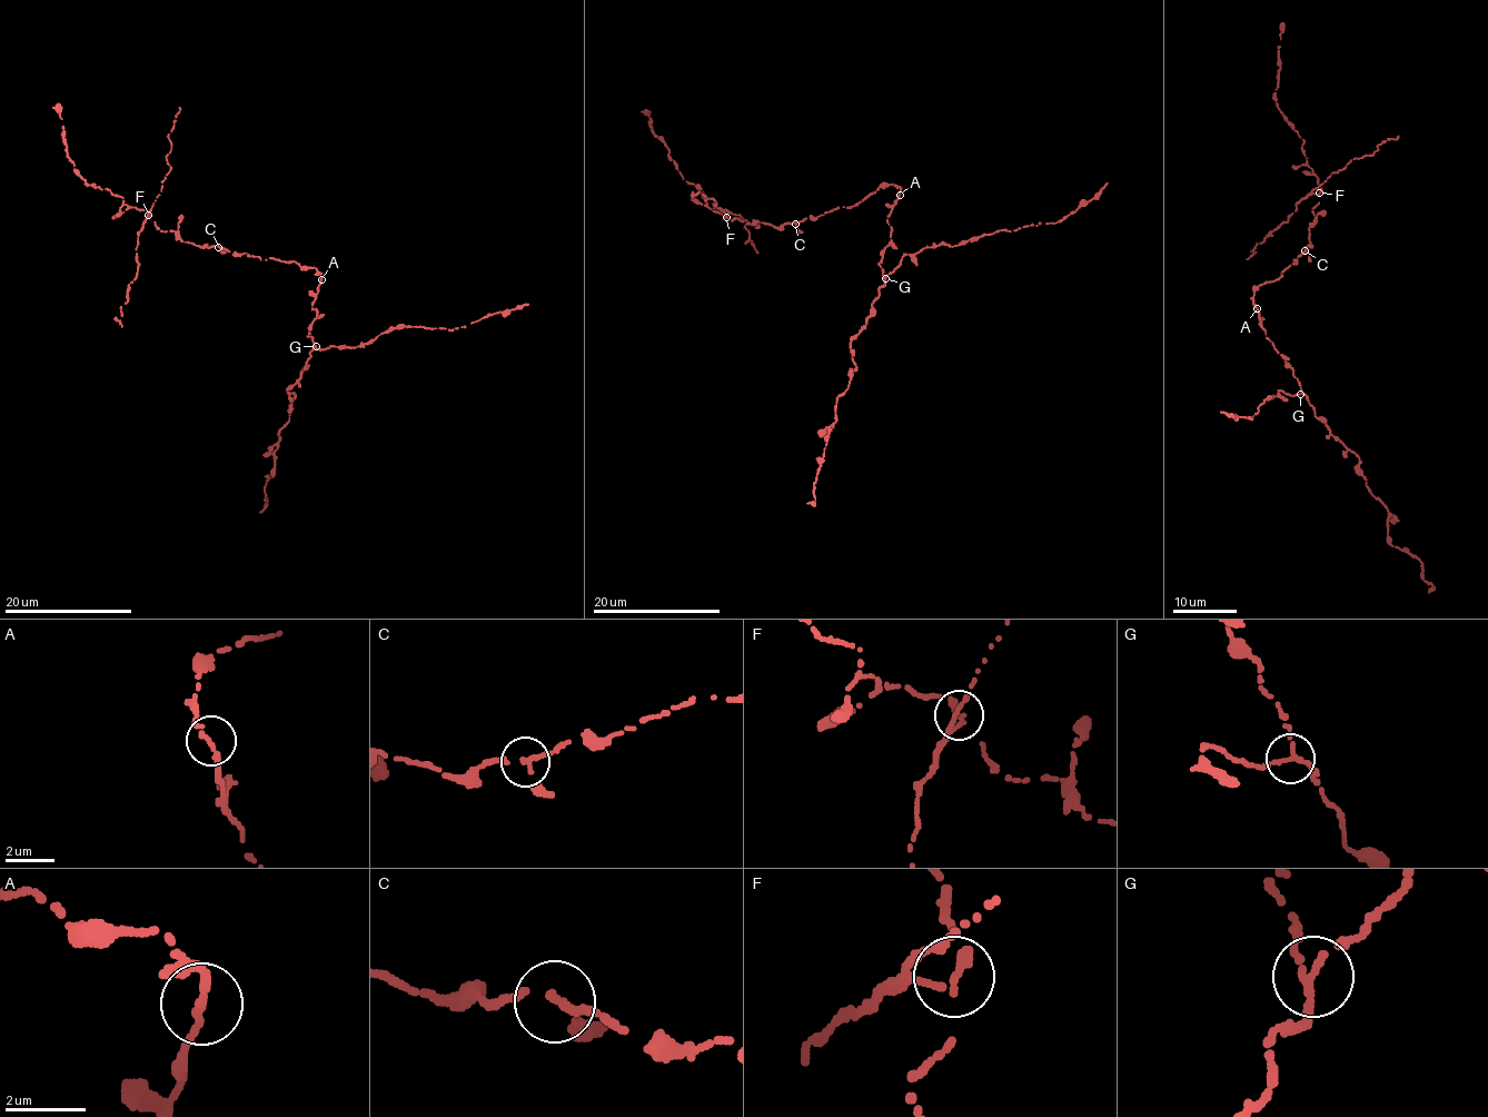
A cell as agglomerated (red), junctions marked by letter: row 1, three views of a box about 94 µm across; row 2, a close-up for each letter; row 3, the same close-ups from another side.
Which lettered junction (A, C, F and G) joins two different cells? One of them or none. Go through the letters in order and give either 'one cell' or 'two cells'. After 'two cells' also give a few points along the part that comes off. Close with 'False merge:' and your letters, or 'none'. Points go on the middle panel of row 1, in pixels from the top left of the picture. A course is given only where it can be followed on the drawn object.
A: one cell
C: one cell
F: two cells; foreign part runs (726, 217), (725, 209), (746, 220), (746, 243), (751, 241), (756, 253)
G: one cell
False merge: F

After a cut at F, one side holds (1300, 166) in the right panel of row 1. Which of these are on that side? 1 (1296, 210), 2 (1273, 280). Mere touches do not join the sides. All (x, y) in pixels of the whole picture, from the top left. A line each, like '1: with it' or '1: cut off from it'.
1: cut off from it
2: with it

